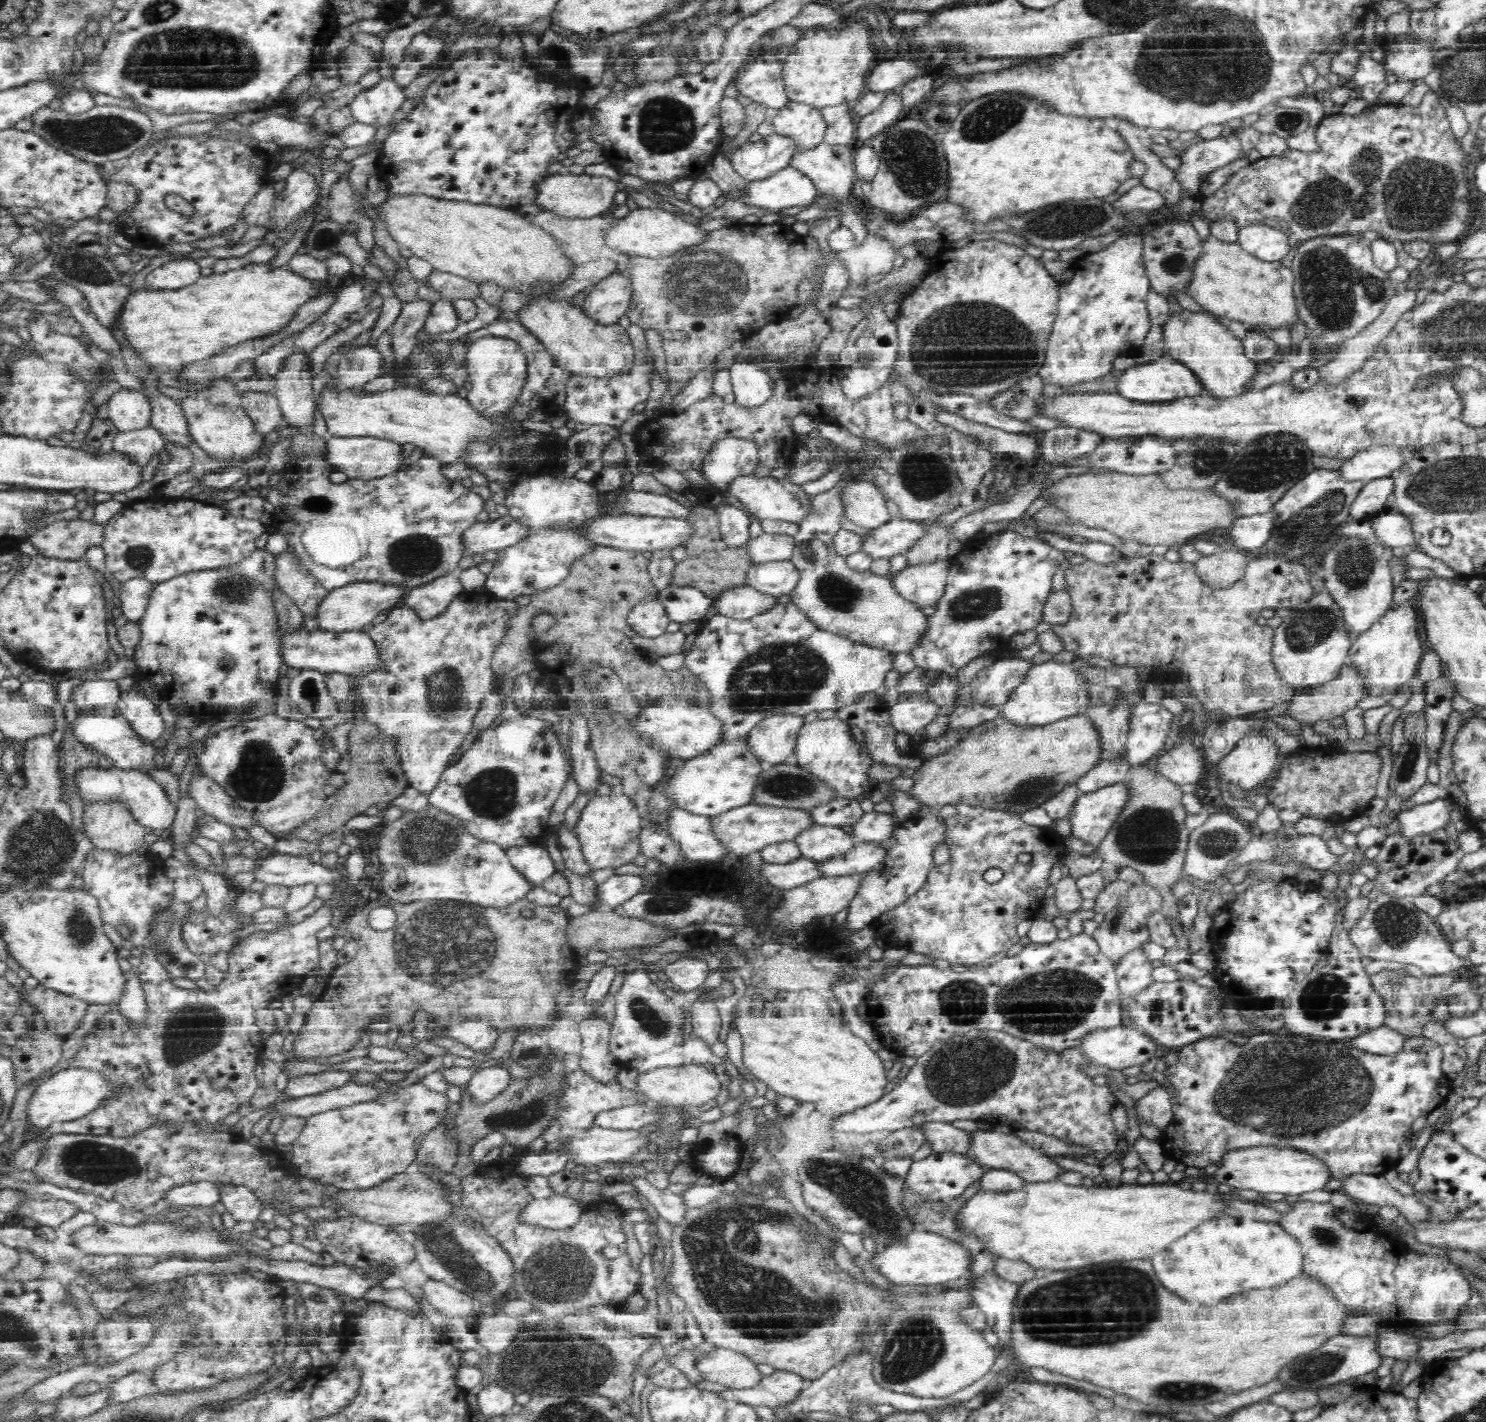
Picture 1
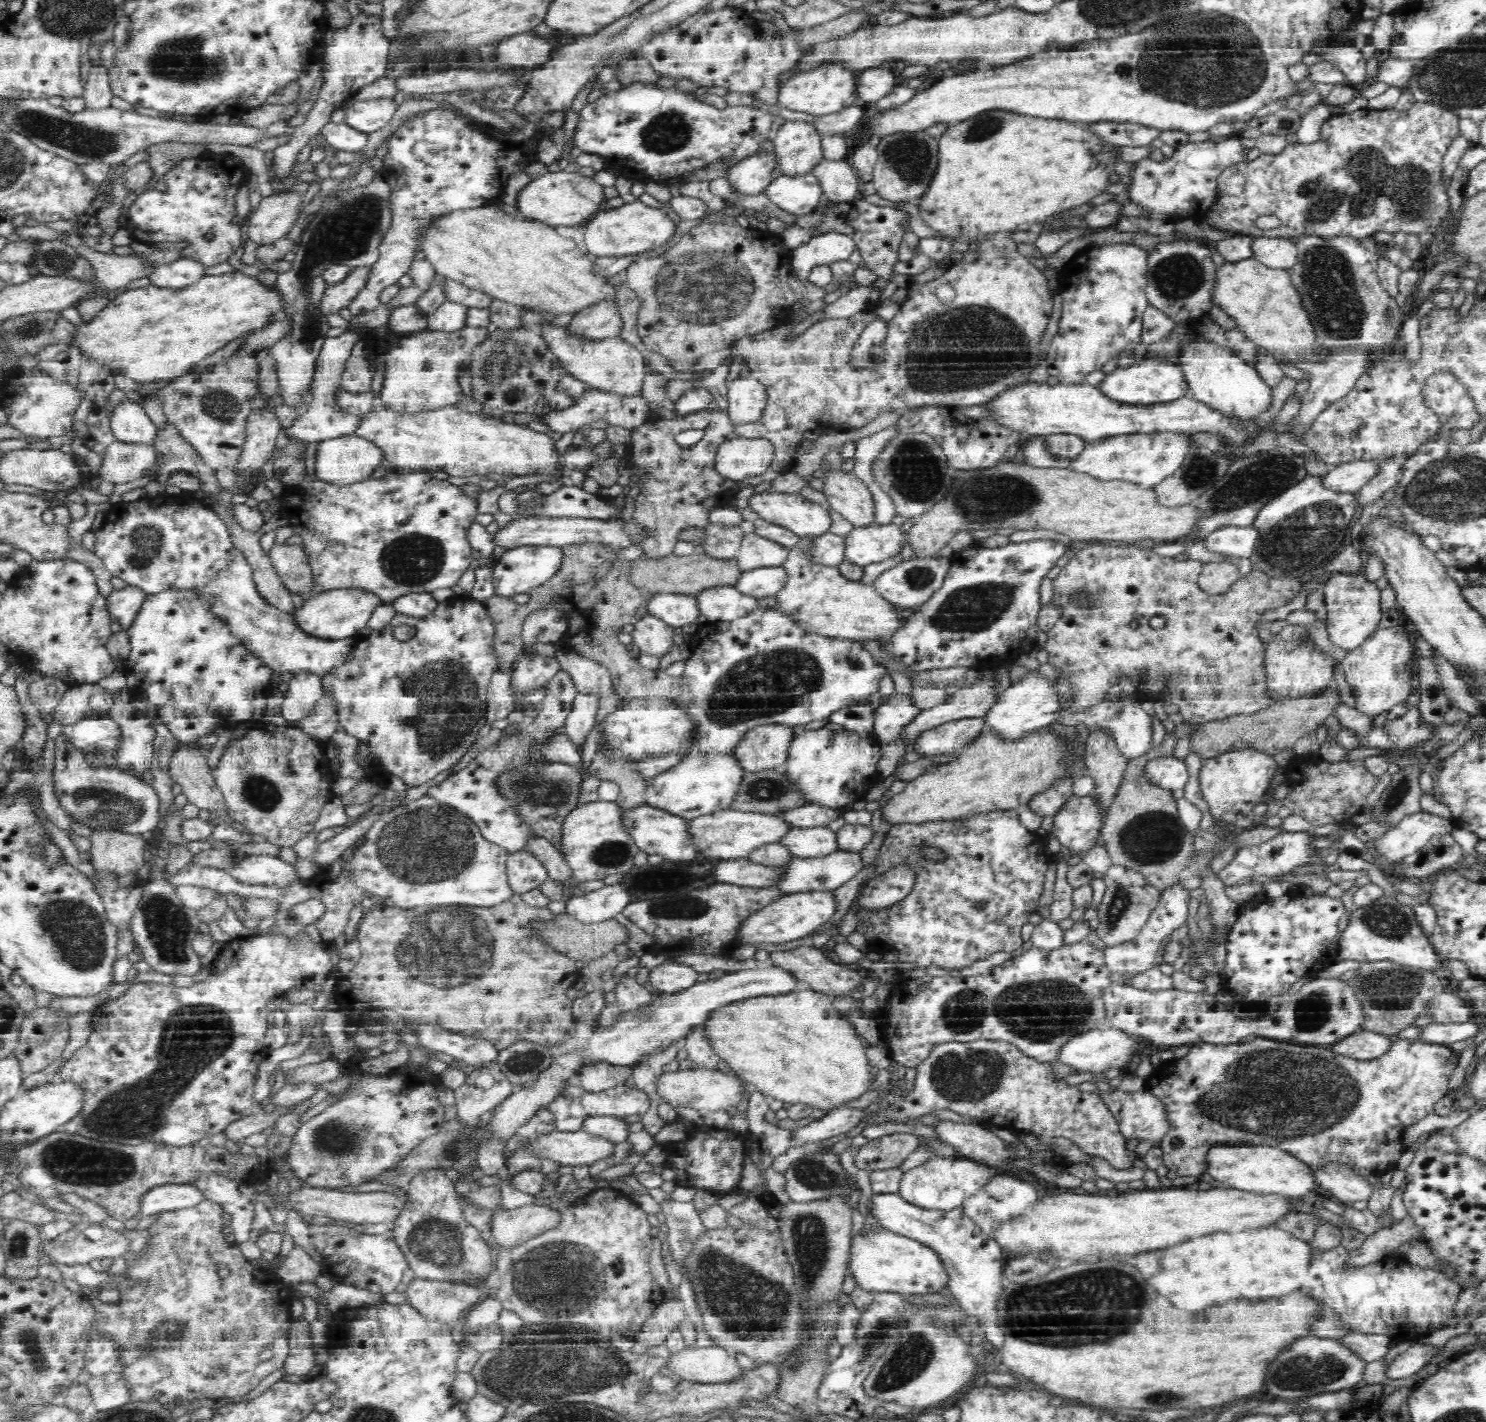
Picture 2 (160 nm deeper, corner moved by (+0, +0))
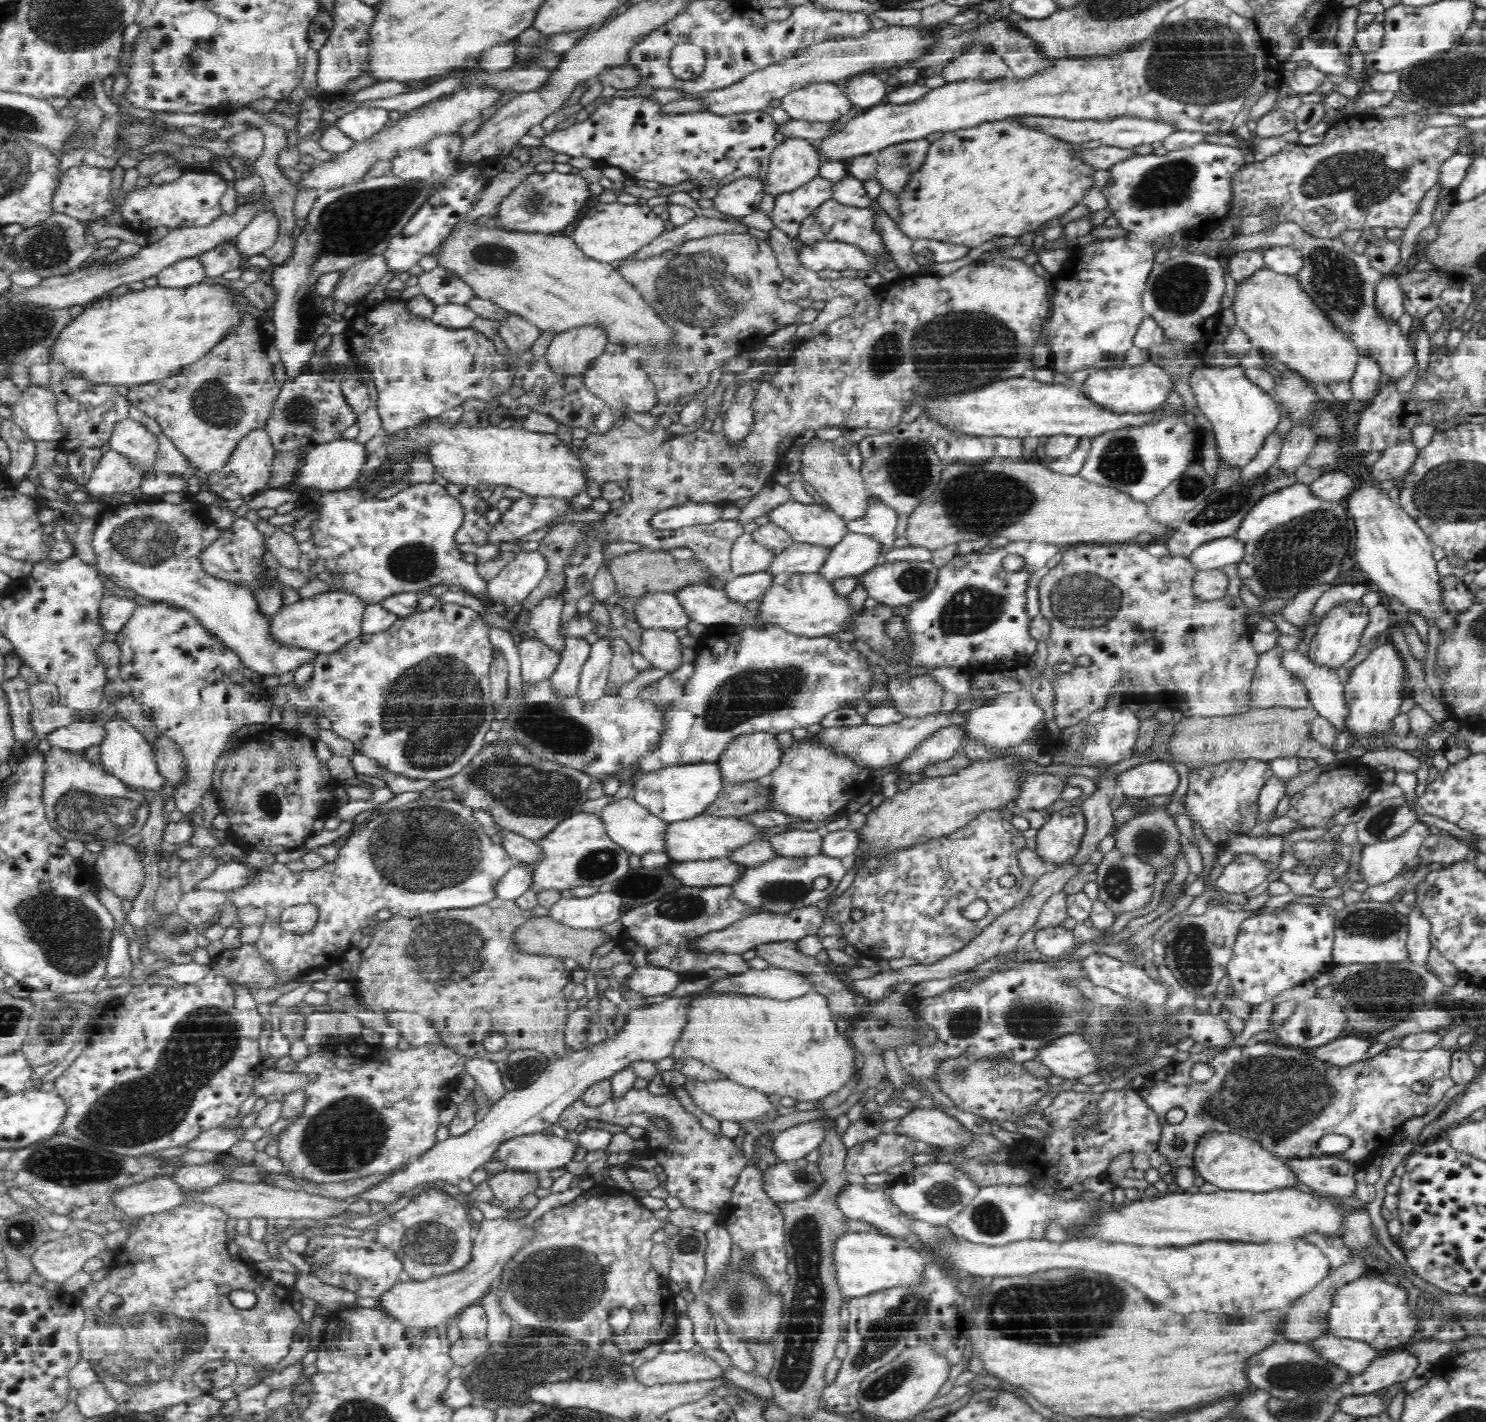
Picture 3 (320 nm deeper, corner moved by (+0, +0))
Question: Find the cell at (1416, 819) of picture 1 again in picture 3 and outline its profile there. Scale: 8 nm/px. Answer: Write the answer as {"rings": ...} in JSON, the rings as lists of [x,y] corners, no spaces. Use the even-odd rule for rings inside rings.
{"rings":[[[1417,821],[1390,840],[1365,845],[1360,860],[1362,881],[1378,885],[1403,873],[1416,863],[1423,840],[1430,835],[1428,825]]]}

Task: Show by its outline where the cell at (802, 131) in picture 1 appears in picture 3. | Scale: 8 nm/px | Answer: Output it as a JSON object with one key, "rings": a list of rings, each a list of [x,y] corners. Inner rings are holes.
{"rings":[[[785,136],[784,141],[776,144],[770,157],[769,171],[767,172],[767,185],[765,192],[776,195],[778,192],[788,192],[798,188],[800,184],[812,180],[819,174],[822,164],[821,154],[816,145],[808,138],[801,136]]]}

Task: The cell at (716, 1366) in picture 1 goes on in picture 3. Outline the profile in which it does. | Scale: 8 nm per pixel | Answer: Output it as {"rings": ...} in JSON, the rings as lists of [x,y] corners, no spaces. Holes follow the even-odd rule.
{"rings":[[[691,1350],[662,1352],[636,1369],[635,1377],[642,1383],[659,1387],[662,1382],[694,1382],[697,1380],[720,1379],[722,1366],[702,1354]]]}

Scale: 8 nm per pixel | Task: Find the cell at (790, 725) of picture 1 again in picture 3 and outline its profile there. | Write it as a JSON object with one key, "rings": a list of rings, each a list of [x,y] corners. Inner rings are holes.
{"rings":[[[765,731],[738,736],[719,761],[726,784],[772,775],[782,764],[784,752],[777,736]]]}

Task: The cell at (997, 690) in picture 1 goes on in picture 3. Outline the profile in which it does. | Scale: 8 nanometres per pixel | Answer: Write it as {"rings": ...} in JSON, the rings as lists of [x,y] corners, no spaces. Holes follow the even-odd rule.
{"rings":[[[954,710],[932,712],[924,716],[904,717],[899,723],[894,723],[886,727],[873,727],[866,723],[858,728],[823,728],[818,734],[812,735],[820,739],[824,745],[834,745],[840,751],[848,753],[848,756],[854,757],[856,763],[870,767],[874,770],[890,767],[895,763],[900,764],[913,752],[922,740],[929,738],[940,728],[950,725],[963,724],[970,716],[971,710]]]}

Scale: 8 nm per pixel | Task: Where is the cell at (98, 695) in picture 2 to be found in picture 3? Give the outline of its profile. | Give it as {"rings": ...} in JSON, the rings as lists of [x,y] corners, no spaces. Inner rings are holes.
{"rings":[[[60,702],[45,709],[34,708],[31,712],[31,721],[38,733],[38,740],[46,738],[58,728],[80,721],[83,709],[86,708],[72,708],[70,705]]]}

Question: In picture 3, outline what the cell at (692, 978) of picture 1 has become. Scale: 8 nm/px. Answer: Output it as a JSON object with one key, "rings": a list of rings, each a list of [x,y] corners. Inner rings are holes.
{"rings":[[[648,965],[638,967],[630,977],[629,988],[634,992],[641,992],[644,997],[653,995],[666,995],[684,982],[684,976],[680,972],[674,972],[668,968]]]}

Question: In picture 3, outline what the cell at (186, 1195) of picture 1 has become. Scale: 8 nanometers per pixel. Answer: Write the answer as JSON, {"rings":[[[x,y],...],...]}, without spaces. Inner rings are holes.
{"rings":[[[158,1177],[135,1184],[122,1189],[115,1196],[115,1203],[128,1218],[166,1212],[186,1201],[187,1192],[172,1177]]]}

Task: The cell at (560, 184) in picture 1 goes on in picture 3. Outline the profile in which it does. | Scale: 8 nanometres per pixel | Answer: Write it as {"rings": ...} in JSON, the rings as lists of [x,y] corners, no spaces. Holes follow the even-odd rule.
{"rings":[[[551,171],[528,175],[499,204],[496,223],[506,228],[526,232],[558,232],[576,222],[588,206],[592,192],[588,182],[579,174]]]}

